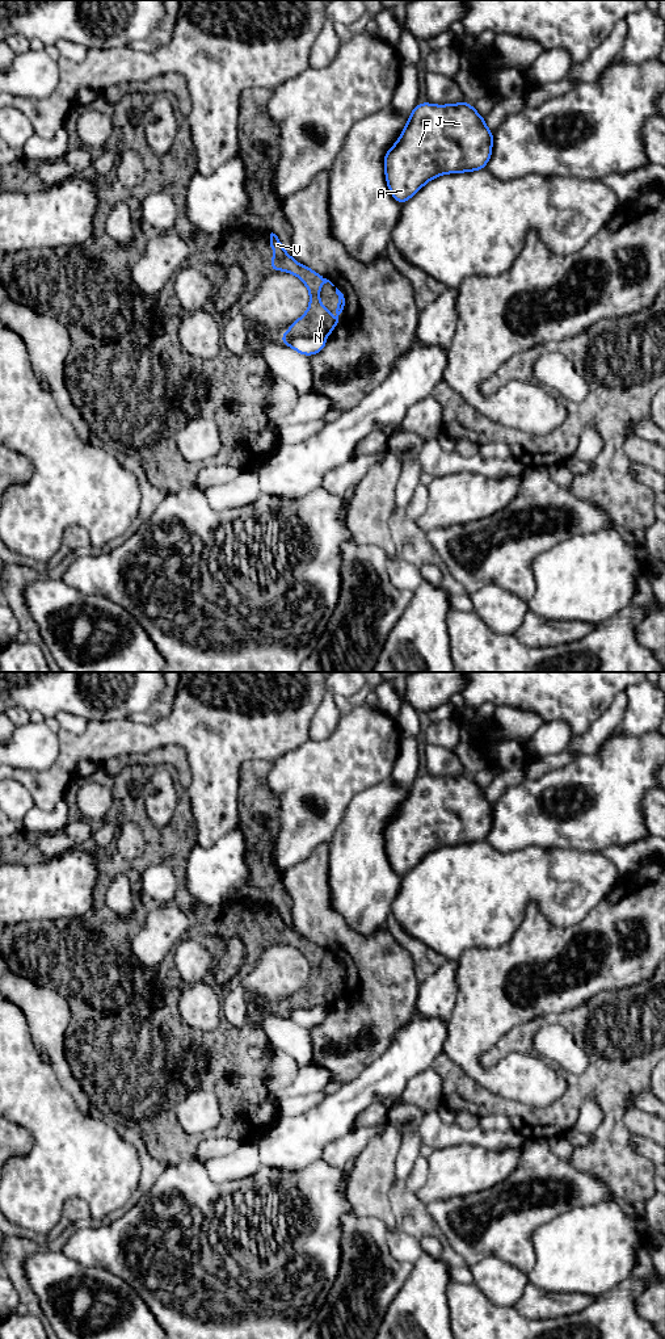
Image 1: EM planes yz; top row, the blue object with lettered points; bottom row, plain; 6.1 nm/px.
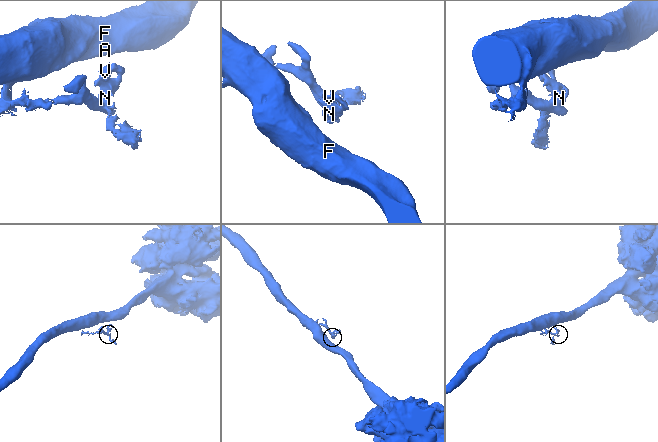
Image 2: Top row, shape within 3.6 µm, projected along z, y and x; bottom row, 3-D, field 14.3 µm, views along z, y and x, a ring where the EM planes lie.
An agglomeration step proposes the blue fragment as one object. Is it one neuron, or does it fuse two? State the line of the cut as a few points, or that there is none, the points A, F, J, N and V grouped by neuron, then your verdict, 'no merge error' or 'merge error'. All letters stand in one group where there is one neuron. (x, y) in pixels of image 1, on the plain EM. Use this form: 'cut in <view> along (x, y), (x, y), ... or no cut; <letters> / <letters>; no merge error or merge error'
cut in yz along (286, 1003), (293, 1008), (325, 1008); A F J / N V; merge error

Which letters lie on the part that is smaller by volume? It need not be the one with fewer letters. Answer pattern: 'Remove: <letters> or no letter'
Remove: N, V

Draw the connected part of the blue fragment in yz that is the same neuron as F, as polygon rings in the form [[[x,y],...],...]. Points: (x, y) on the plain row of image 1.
[[[466,773],[449,777],[417,776],[399,813],[384,827],[386,853],[392,869],[403,877],[428,853],[446,845],[485,840],[492,828],[493,805],[472,777]]]

